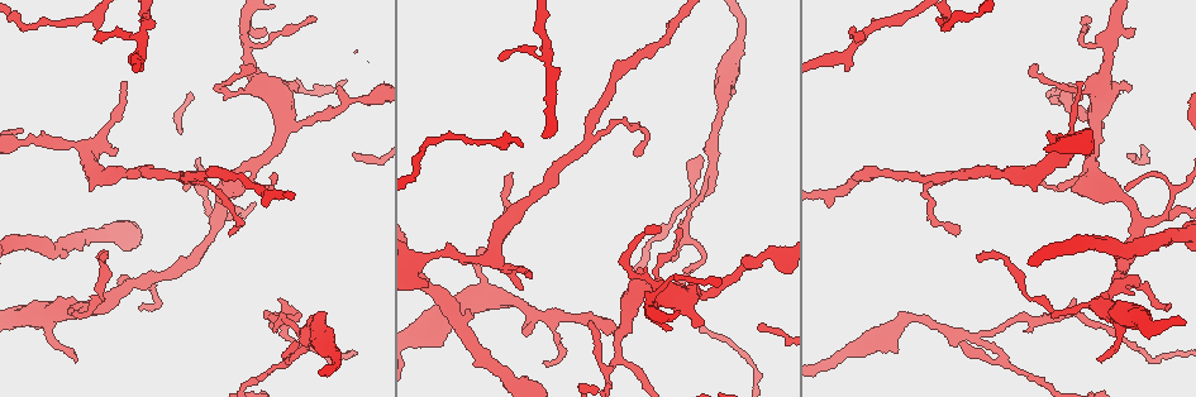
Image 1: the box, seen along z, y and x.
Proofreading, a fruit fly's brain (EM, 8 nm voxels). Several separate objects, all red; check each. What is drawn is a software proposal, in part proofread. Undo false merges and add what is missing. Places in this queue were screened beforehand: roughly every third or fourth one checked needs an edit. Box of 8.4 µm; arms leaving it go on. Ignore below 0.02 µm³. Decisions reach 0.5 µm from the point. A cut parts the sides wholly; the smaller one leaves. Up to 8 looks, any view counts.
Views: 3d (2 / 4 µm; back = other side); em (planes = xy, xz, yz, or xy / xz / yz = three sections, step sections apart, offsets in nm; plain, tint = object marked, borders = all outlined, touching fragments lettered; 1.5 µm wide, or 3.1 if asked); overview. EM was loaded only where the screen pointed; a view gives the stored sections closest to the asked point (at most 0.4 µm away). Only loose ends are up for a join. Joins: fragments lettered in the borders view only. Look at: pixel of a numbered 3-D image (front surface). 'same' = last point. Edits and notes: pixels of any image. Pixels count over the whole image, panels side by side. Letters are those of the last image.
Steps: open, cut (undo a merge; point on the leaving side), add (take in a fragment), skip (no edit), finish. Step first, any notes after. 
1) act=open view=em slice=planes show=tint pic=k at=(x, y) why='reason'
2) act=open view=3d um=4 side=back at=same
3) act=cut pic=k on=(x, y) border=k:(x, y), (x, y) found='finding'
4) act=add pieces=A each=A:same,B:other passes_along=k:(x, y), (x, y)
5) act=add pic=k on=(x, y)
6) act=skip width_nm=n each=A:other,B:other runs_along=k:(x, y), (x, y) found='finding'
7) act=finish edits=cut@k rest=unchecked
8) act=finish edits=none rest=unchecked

act=open view=em slice=planes show=borders pic=1 at=(587, 140) why='arms part here'

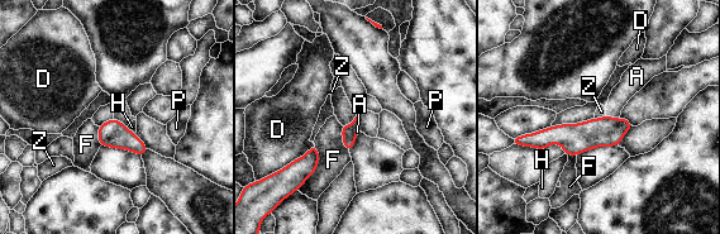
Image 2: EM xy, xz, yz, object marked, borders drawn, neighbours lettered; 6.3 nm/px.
act=skip longest_contact=F:280nm each=A:other,D:other,F:other,H:other,P:other,Z:other border=2:(543, 149), (558, 144), (564, 153) found='one neuron here'

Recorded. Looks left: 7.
act=open view=3d um=4 pic=1 at=(93, 38) why='free end'

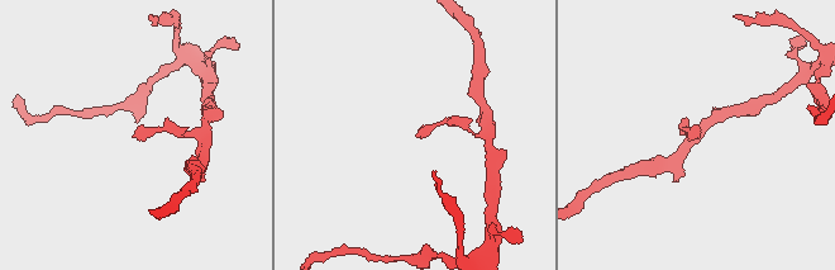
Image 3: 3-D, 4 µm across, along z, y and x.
act=open view=em slice=planes show=borders pic=3 at=(416, 135)

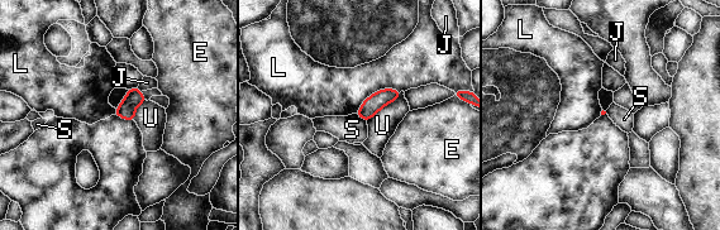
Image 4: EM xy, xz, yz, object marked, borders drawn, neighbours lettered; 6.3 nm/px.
act=skip each=E:other,J:other,L:other,S:other,U:other border=4:(400, 90), (376, 90), (354, 113) found='no lettered fragment goes on from it'

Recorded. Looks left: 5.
act=open view=em slice=yz step=4 show=tint pic=1 at=(121, 82) why='free end'

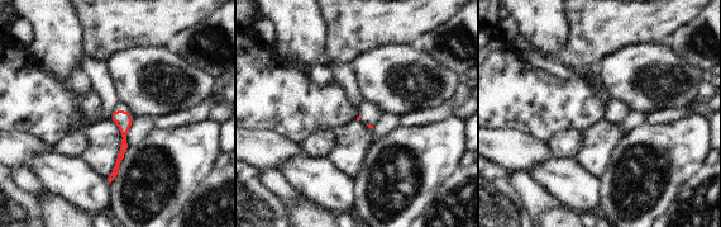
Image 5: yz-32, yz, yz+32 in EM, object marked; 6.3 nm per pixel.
act=open view=em slice=planes show=borders at=same

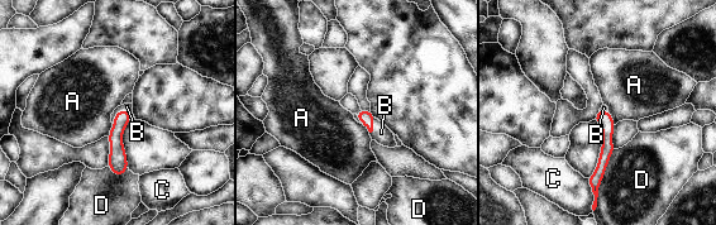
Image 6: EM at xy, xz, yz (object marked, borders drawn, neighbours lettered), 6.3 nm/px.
act=add pieces=B longest_contact=D:360nm each=A:other,B:same,C:other,D:other found='it goes on there'

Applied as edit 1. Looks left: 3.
act=finish edits=add@6 rest=unchecked

